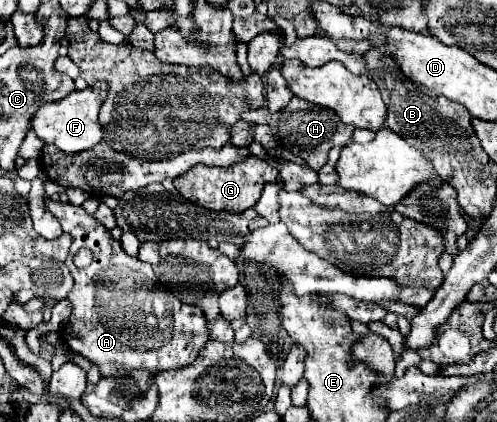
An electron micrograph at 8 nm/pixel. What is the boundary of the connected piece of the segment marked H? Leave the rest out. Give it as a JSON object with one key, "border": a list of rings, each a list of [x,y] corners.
{"border":[[[294,97],[284,109],[280,109],[278,113],[272,115],[270,129],[272,129],[272,135],[280,141],[280,145],[284,149],[302,157],[314,171],[324,167],[324,163],[328,161],[328,151],[334,145],[344,145],[354,133],[354,127],[344,125],[338,119],[338,115],[334,115],[334,111],[312,105],[300,97]]]}

